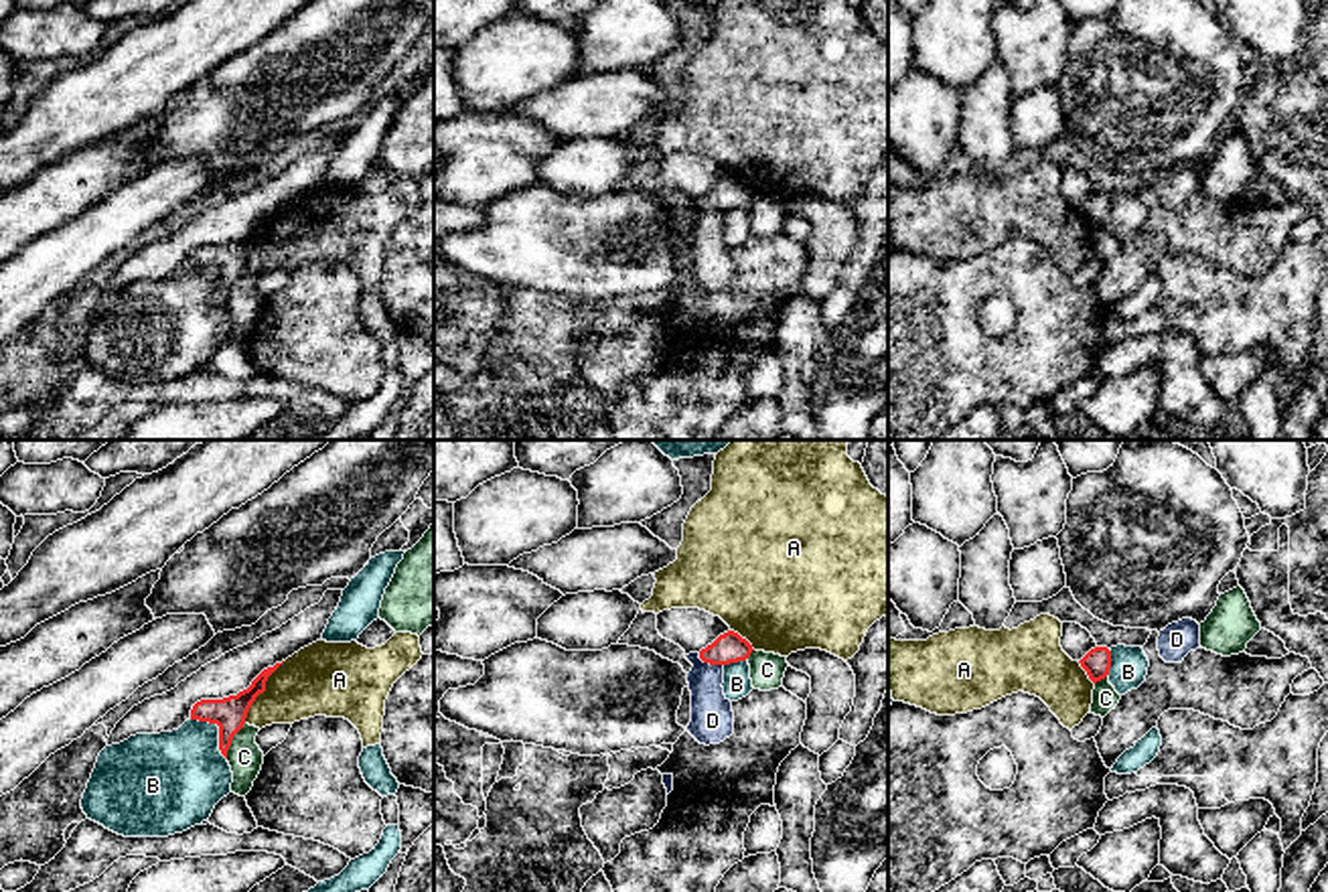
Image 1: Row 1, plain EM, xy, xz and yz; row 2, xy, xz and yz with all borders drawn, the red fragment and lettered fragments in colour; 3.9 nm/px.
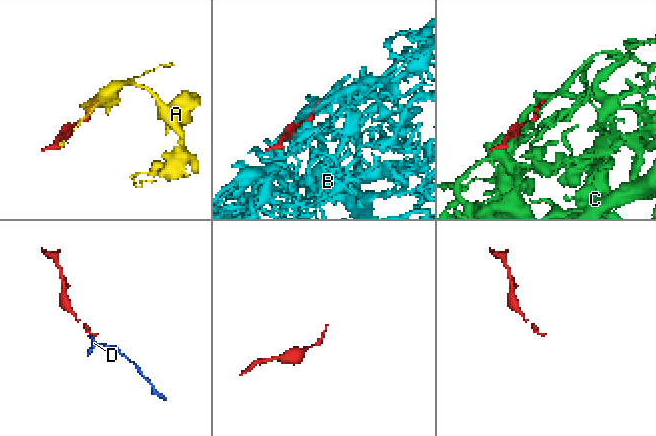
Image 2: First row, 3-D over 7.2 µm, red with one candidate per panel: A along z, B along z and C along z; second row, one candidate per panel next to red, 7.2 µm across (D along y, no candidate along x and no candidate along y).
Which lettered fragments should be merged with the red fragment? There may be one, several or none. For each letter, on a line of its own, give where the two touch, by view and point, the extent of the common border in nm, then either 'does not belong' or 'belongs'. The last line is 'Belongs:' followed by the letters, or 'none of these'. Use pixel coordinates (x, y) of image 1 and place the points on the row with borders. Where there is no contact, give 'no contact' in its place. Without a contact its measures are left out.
A: xy (262, 692) | 300 nm | does not belong
B: xy (219, 728) | 220 nm | does not belong
C: xy (232, 738) | 160 nm | does not belong
D: xz (710, 663) | 120 nm | belongs
Belongs: D

